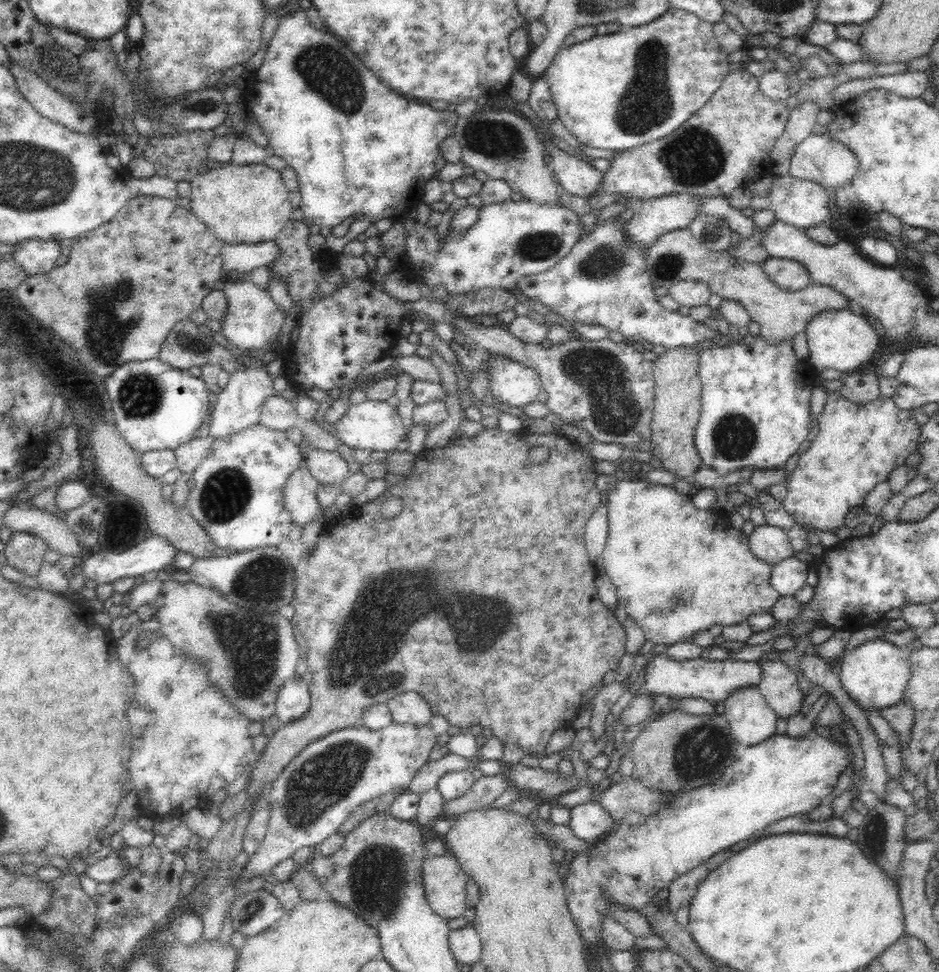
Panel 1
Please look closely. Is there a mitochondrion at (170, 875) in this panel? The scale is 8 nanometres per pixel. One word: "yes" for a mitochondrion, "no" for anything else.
no

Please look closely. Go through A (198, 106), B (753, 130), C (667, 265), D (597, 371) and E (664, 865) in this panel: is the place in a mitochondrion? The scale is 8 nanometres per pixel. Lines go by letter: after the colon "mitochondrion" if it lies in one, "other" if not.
A: mitochondrion
B: other
C: mitochondrion
D: mitochondrion
E: other

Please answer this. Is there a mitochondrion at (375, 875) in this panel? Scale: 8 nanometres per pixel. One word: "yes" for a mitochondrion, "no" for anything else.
yes

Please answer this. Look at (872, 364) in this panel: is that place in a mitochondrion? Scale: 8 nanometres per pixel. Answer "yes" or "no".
no

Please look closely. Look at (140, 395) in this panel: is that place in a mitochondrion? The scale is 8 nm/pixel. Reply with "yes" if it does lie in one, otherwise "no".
yes

